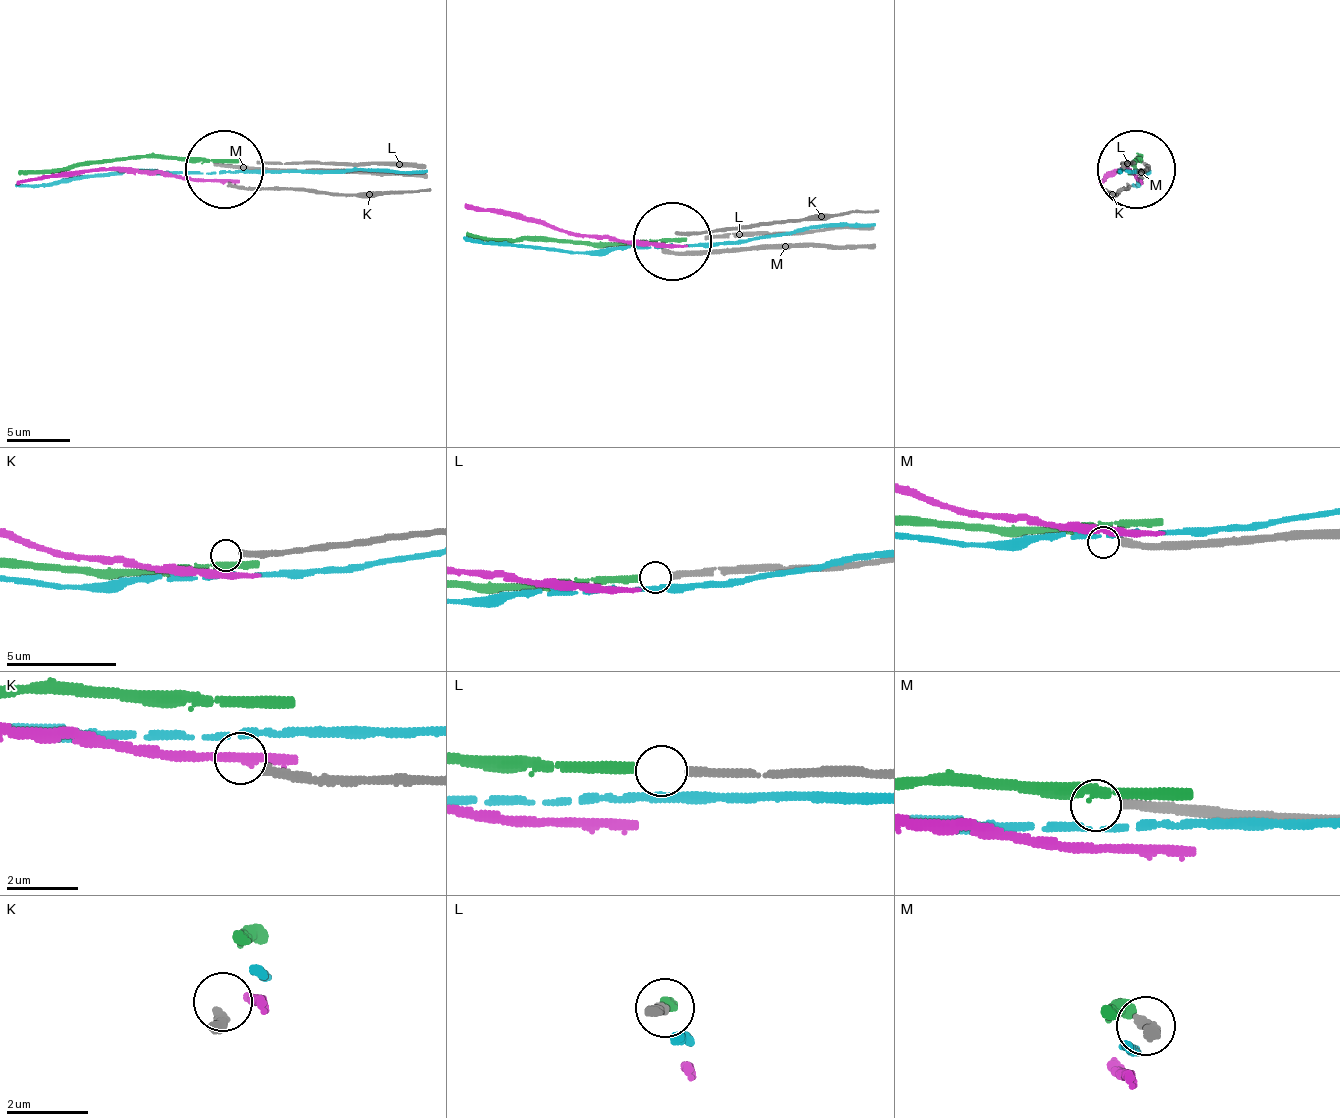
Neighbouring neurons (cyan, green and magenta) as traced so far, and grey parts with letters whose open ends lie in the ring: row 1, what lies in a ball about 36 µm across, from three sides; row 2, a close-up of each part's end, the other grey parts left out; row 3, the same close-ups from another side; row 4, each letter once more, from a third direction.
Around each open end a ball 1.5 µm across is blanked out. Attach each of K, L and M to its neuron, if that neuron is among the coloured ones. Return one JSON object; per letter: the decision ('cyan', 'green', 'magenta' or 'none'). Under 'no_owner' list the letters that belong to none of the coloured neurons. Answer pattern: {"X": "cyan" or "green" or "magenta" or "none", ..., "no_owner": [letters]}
{"K": "none", "L": "green", "M": "none", "no_owner": ["K", "M"]}

